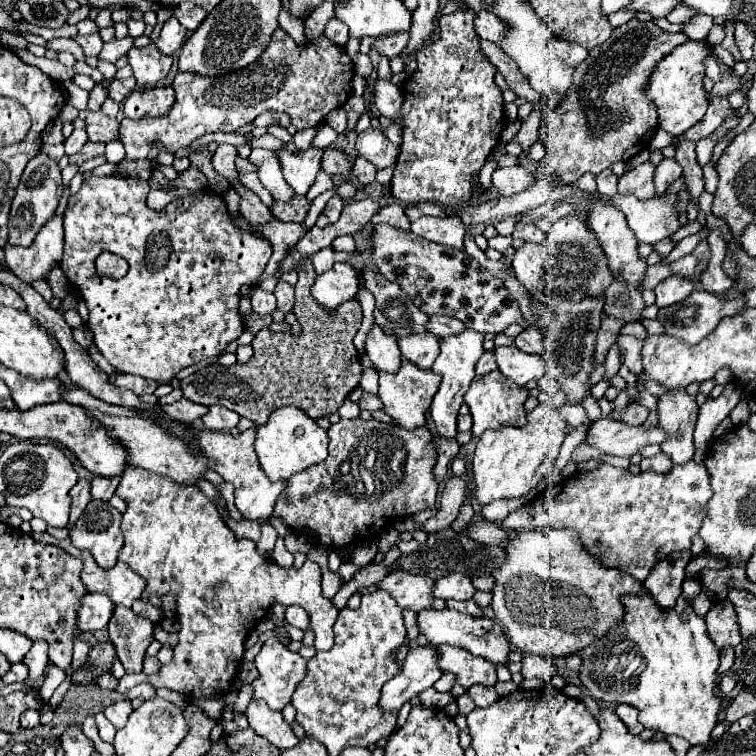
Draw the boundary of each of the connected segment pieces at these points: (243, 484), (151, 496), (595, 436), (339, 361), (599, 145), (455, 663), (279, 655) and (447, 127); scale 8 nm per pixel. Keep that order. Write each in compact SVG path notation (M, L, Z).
M255 427L243 431L241 435L233 437L225 431L197 431L197 441L189 443L191 447L195 447L197 451L203 451L207 457L215 459L217 461L217 467L215 471L219 475L223 475L225 481L233 483L235 487L235 505L239 509L239 513L245 517L245 519L263 519L263 517L271 517L273 513L273 505L279 497L279 493L287 487L285 481L269 481L269 477L263 473L261 465L259 465L259 459L257 459L257 453L255 453Z
M129 465L129 467L125 469L125 473L121 475L121 483L119 483L115 495L119 495L119 497L127 501L127 509L125 509L123 521L121 521L121 531L123 531L123 535L125 535L125 545L123 545L123 549L119 551L119 561L123 561L125 565L129 565L135 573L139 573L139 575L147 581L145 593L141 595L141 601L149 601L151 595L163 597L163 595L167 595L167 593L175 593L175 601L177 601L177 621L179 621L179 625L181 625L181 629L179 629L179 643L177 643L177 647L173 649L173 661L171 661L169 665L163 665L159 673L152 675L146 675L143 672L126 674L118 680L116 687L118 694L123 696L132 687L147 682L156 689L159 689L159 687L167 687L167 689L185 693L191 701L195 701L195 699L199 699L199 697L223 695L225 689L227 689L227 685L229 685L229 683L233 681L233 677L235 677L239 657L243 655L243 641L247 639L247 635L249 635L249 631L253 629L253 625L255 625L257 621L261 621L261 619L267 615L267 611L269 611L273 605L277 605L277 603L283 603L285 607L289 607L289 605L301 605L301 607L309 613L309 619L311 619L311 631L313 631L315 635L315 649L317 649L317 651L327 651L327 649L331 649L331 645L333 645L333 623L335 623L335 619L337 619L339 609L337 609L329 599L325 599L325 597L321 595L321 569L319 569L317 563L305 561L305 565L297 571L293 566L281 567L281 565L277 565L275 561L271 561L269 557L257 553L253 541L249 541L249 539L237 539L237 537L235 537L235 533L233 533L233 531L225 525L225 521L221 519L221 515L219 515L219 511L215 509L215 505L213 505L213 503L201 493L201 489L195 487L195 485L179 485L179 483L167 479L167 477L161 477L161 475L155 475L155 473L149 473L149 471L143 471L143 469L139 469L139 467Z
M611 417L597 419L587 431L587 443L617 457L631 457L641 447L657 443L661 445L667 439L667 431L659 429L659 425L627 425L615 421Z
M301 259L301 263L297 265L297 273L299 273L299 281L295 285L295 307L293 313L301 325L301 335L293 337L289 333L271 333L267 327L263 327L255 339L253 339L253 357L247 363L235 363L231 367L223 367L219 363L209 365L205 369L199 369L197 373L189 375L187 379L181 381L181 389L183 389L183 397L193 401L193 403L201 403L201 405L223 405L235 413L239 413L241 417L251 419L257 427L263 425L269 415L285 405L295 405L301 407L309 417L317 419L317 417L329 417L331 413L335 413L339 409L339 405L347 399L347 395L359 385L361 381L361 373L363 373L363 365L359 361L359 353L353 347L353 337L361 325L363 313L361 313L361 305L359 301L347 301L343 303L335 313L327 313L309 293L317 273L313 271L309 259Z
M629 21L613 31L607 43L589 51L589 57L577 65L573 85L559 107L549 111L549 147L545 161L549 159L549 173L559 177L563 183L575 183L583 173L597 175L617 161L629 161L639 151L649 147L651 137L657 131L657 109L647 97L647 81L655 71L655 65L667 57L677 45L689 41L685 33L667 33L651 21Z
M439 645L437 647L437 665L443 671L455 673L457 683L465 689L473 683L481 685L495 685L497 683L497 665L487 661L485 657L475 657L467 653L467 649L459 649L453 645Z
M269 639L263 643L259 655L255 657L255 667L259 675L251 683L253 699L265 699L265 703L275 711L283 711L283 707L291 701L291 695L297 689L299 681L303 681L303 677L307 675L307 659L303 659L299 653L291 653L277 639Z
M471 11L442 15L439 39L415 53L417 71L403 85L403 143L391 195L405 205L431 201L461 207L467 203L473 195L471 179L485 165L507 123L501 89L493 81L497 69L479 51L473 19Z

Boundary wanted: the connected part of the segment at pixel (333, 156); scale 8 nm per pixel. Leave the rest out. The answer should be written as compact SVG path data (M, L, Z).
M325 149L325 153L323 153L323 171L325 173L329 173L329 175L341 173L345 179L349 179L349 169L351 169L349 157L343 151Z

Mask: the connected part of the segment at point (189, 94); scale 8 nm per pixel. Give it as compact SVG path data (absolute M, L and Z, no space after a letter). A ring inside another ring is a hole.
M279 27L273 33L271 45L261 53L261 57L247 65L245 69L239 69L235 73L229 73L225 77L199 77L193 73L177 73L175 75L175 103L169 109L167 115L155 119L155 117L143 117L139 121L123 119L119 127L119 141L125 145L125 157L139 161L139 159L149 159L155 161L159 155L159 149L155 143L161 143L169 153L175 153L177 149L183 149L191 145L195 139L213 133L213 131L225 131L225 133L235 133L237 127L251 123L257 115L261 115L265 109L275 109L275 111L287 111L291 115L291 123L297 129L305 127L315 127L323 123L329 111L343 107L343 103L351 97L351 81L353 77L353 63L349 61L349 55L345 53L345 47L333 45L327 37L321 37L315 43L305 45L303 49L295 45L295 41Z

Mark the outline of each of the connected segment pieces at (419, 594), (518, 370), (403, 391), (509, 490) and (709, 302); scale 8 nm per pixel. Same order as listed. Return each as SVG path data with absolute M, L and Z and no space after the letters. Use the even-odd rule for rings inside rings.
M405 569L389 573L381 583L379 589L385 589L403 609L427 609L433 605L433 587L435 581L423 575L407 573Z
M515 345L495 347L493 355L497 359L499 371L519 387L533 379L541 379L545 373L545 361L539 355L519 351Z
M403 359L397 375L379 373L379 399L383 401L383 411L395 421L397 427L403 429L417 429L427 425L425 415L429 413L431 401L437 391L439 391L439 375L433 371L423 371L407 359Z
M539 403L537 409L527 413L525 427L503 427L499 431L487 429L477 441L471 463L477 503L485 507L495 499L521 499L535 489L551 471L565 439L565 431L567 421L561 419L549 403Z
M693 291L691 297L687 297L687 301L681 301L679 305L669 305L667 309L659 309L659 321L665 327L665 333L683 339L685 343L699 343L707 333L711 333L717 323L723 317L731 317L735 313L741 313L745 309L745 297L735 297L731 301L723 301L719 297L715 297L713 293L707 291Z

